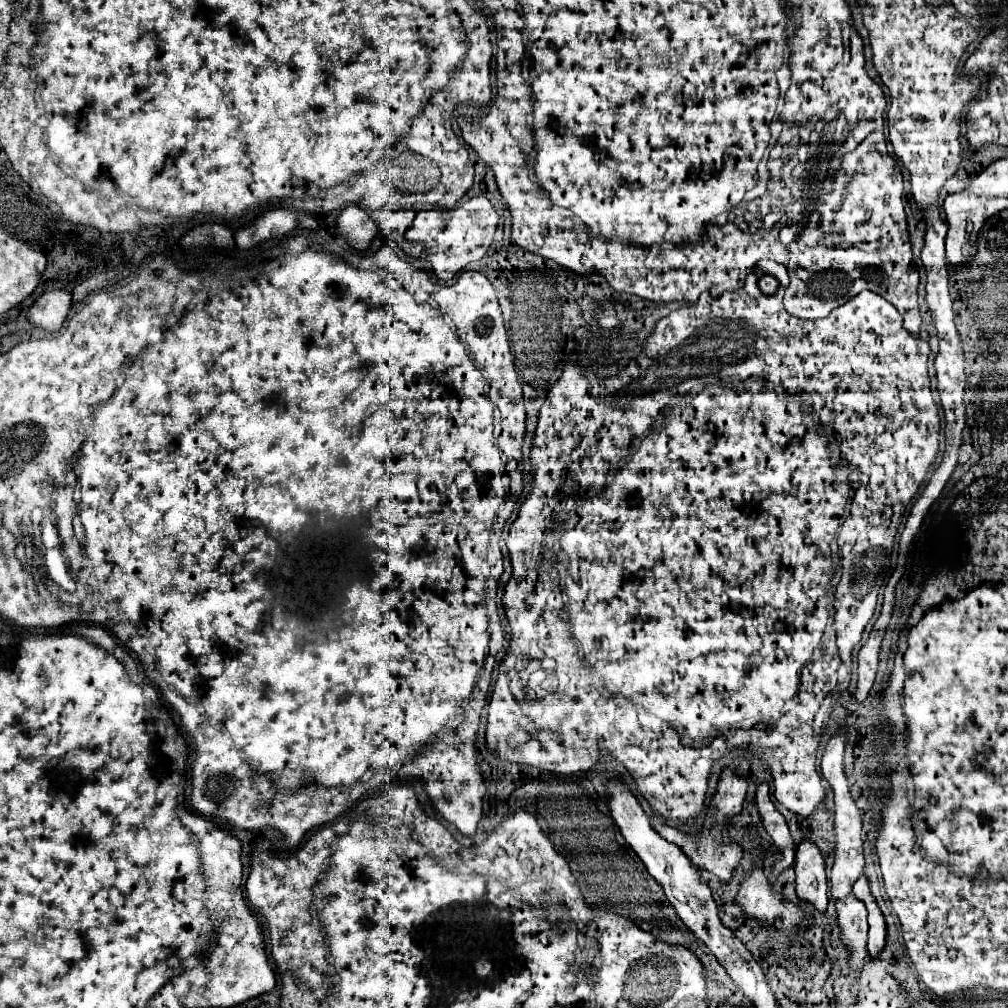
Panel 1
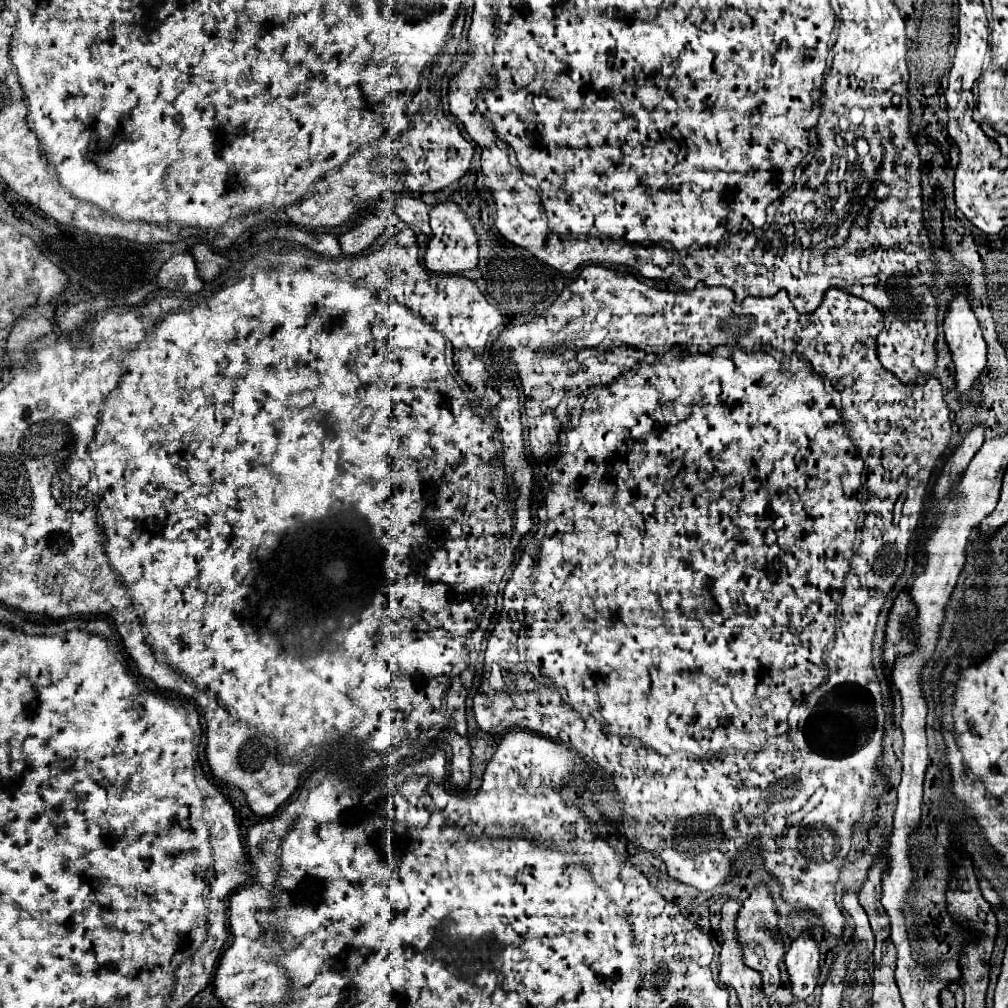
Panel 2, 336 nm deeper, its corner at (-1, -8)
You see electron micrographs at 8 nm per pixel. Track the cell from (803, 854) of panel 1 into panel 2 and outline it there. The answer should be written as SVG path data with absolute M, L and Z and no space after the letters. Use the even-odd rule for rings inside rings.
M803 931L787 949L785 965L793 985L793 993L805 999L819 983L819 943L807 931Z

